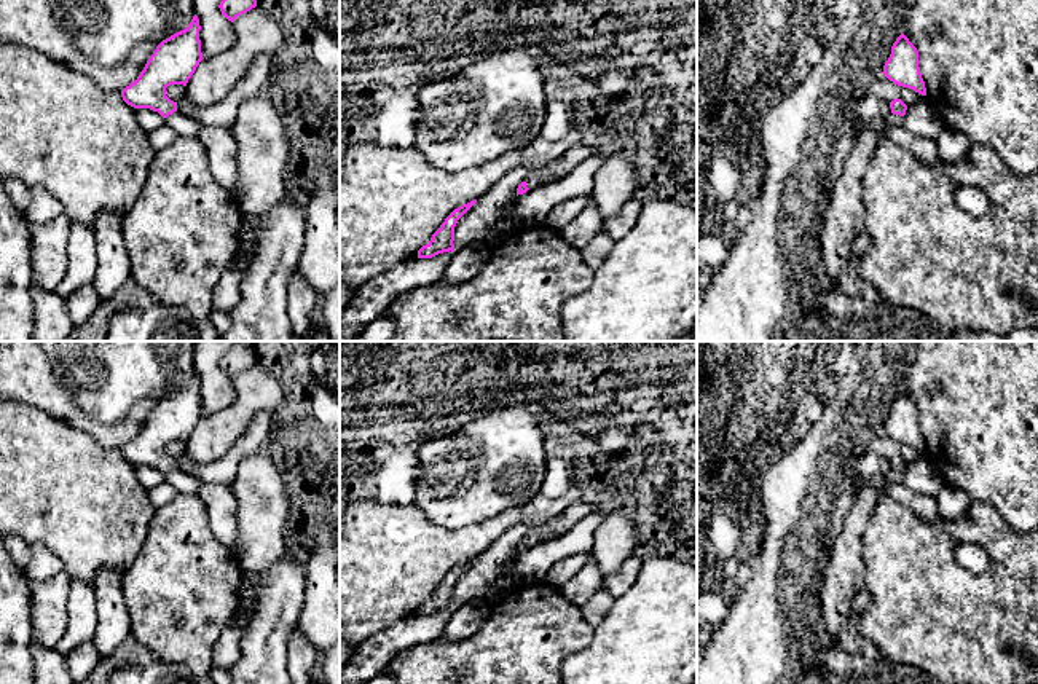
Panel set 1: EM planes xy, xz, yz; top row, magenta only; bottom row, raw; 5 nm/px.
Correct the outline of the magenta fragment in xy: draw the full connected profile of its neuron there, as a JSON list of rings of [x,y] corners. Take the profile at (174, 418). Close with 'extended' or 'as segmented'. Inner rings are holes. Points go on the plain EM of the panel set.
[[[195,371],[187,386],[156,403],[137,437],[121,448],[121,454],[128,462],[158,469],[179,494],[196,494],[206,483],[179,470],[177,459],[166,453],[166,445],[171,442],[187,443],[204,416],[199,387],[199,376]]]; extended

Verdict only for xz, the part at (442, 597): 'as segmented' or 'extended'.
as segmented

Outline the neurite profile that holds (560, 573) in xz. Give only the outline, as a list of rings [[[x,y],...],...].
[[[592,552],[577,553],[577,555],[568,556],[564,560],[555,563],[548,569],[545,580],[550,585],[563,588],[564,584],[585,566],[585,563],[590,560],[590,556],[592,556]]]

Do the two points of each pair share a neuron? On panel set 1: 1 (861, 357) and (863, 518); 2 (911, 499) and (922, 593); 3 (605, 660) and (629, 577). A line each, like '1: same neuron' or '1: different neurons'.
1: different neurons
2: different neurons
3: different neurons

